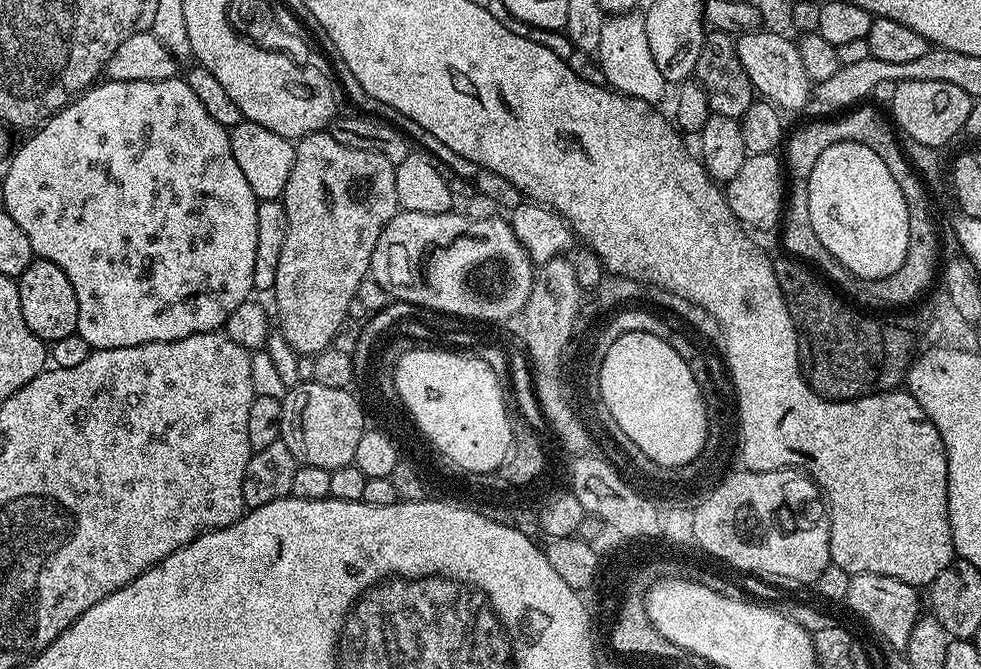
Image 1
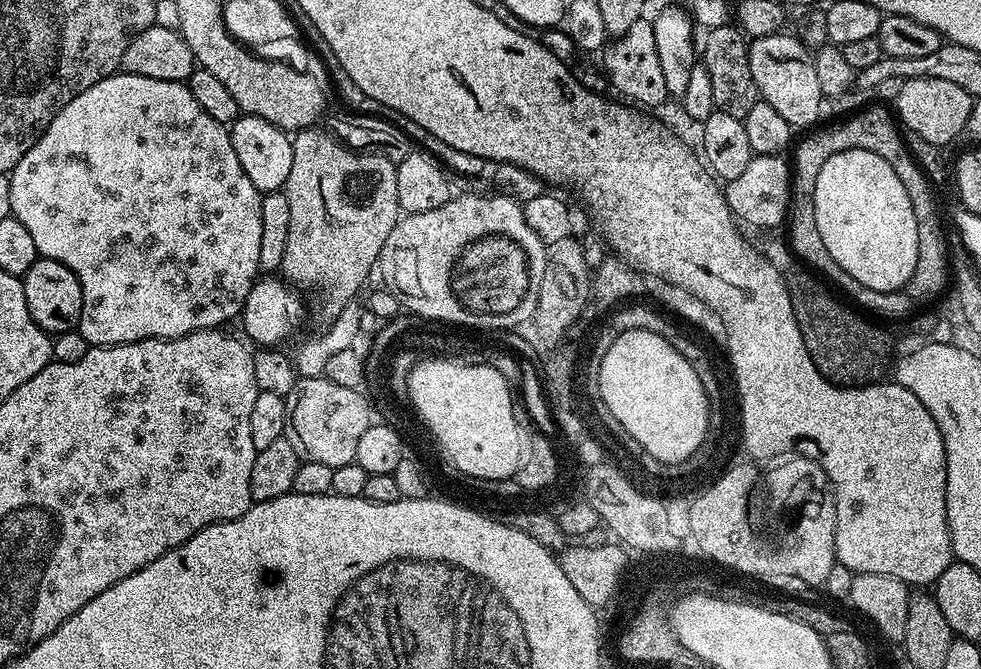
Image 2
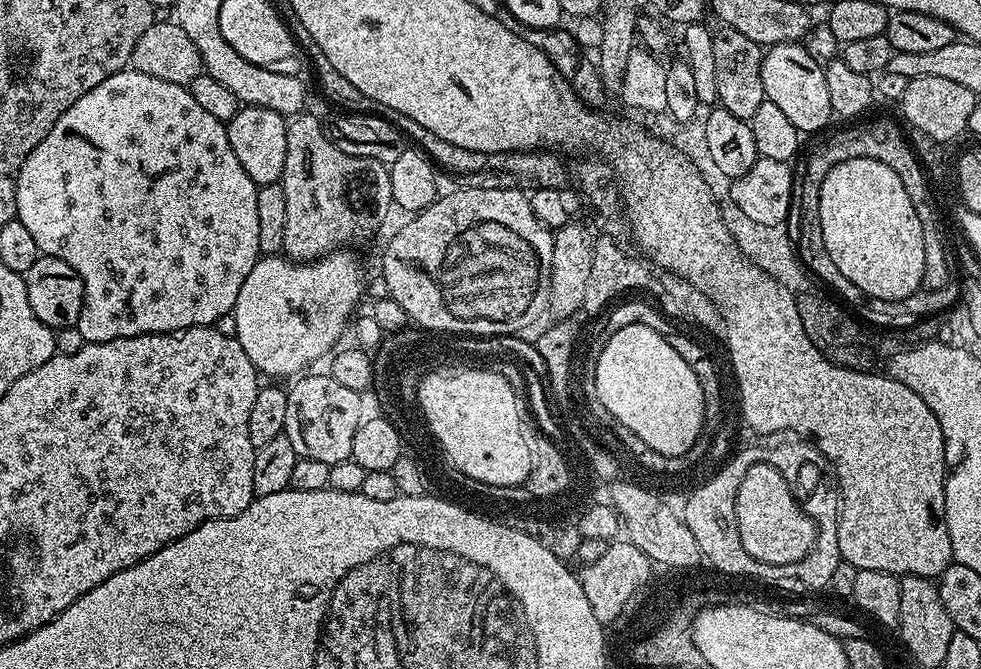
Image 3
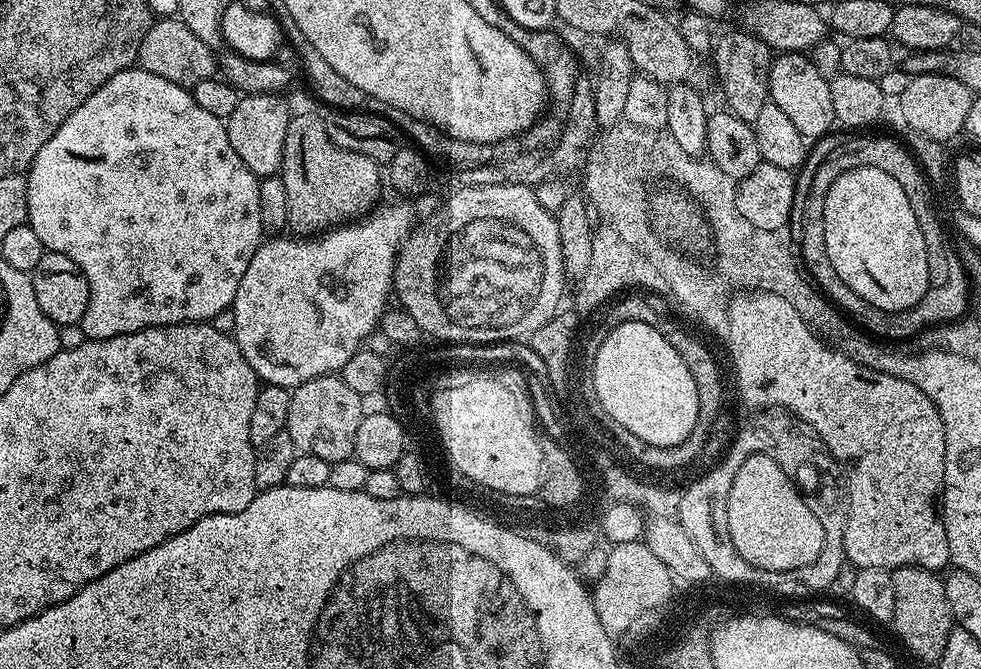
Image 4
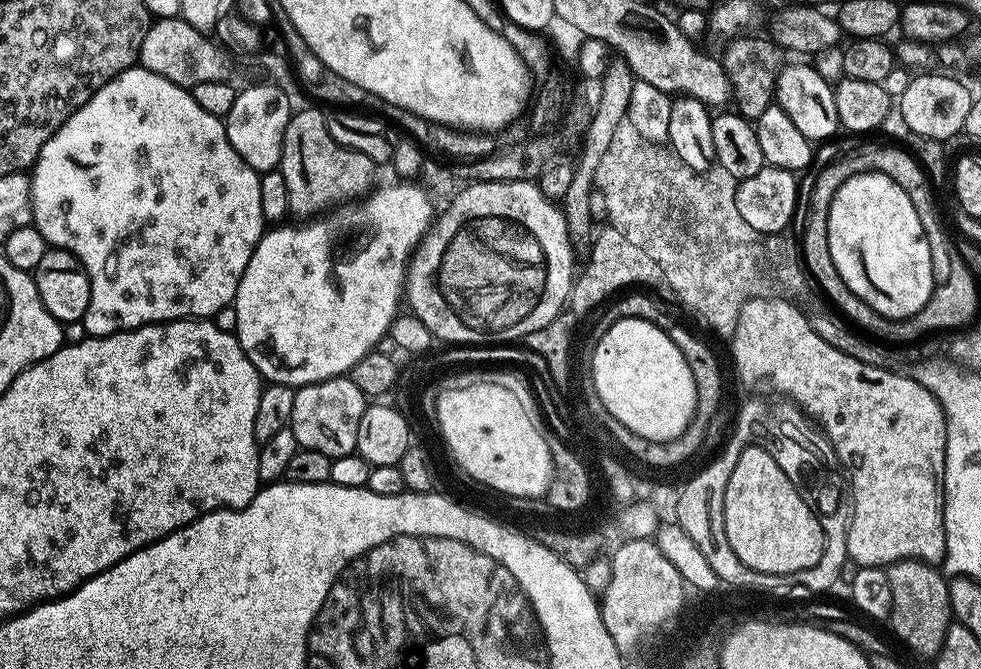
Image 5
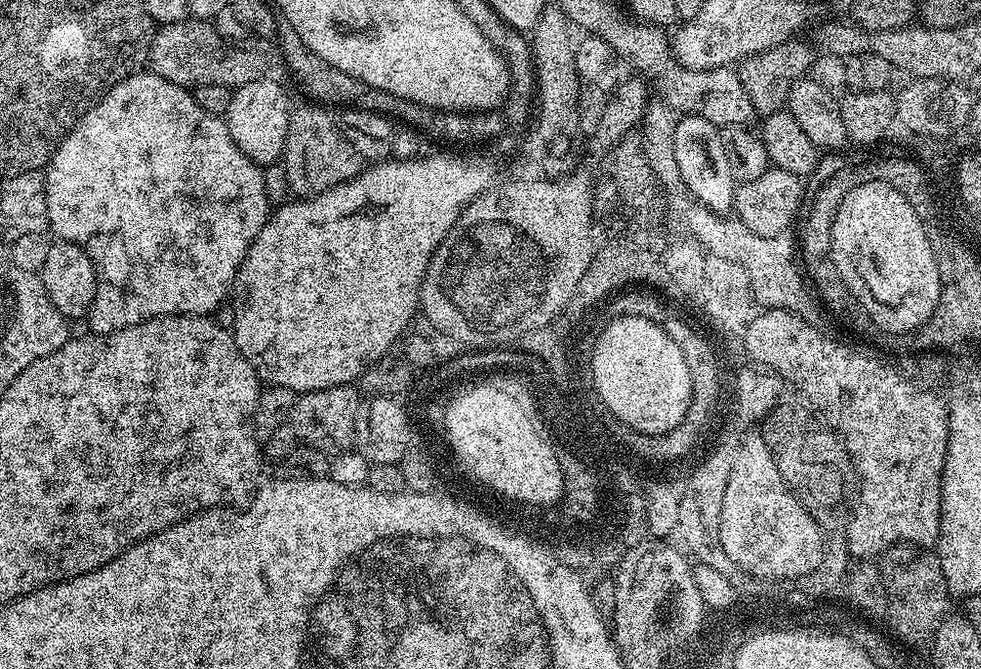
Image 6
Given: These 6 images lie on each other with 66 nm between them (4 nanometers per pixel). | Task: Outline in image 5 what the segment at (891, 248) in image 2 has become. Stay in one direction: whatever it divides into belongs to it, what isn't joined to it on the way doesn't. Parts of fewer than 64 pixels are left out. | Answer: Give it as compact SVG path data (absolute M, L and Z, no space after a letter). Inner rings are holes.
M863 172L854 174L854 178L846 178L846 182L838 186L834 202L830 202L828 245L830 258L834 258L838 274L842 274L842 282L846 282L846 286L850 286L850 290L854 290L854 294L866 302L866 306L887 320L908 320L918 314L926 302L930 302L932 290L937 285L932 273L930 246L926 242L918 210L914 210L914 202L910 202L910 194L906 194L906 190L902 190L894 178L881 172Z

